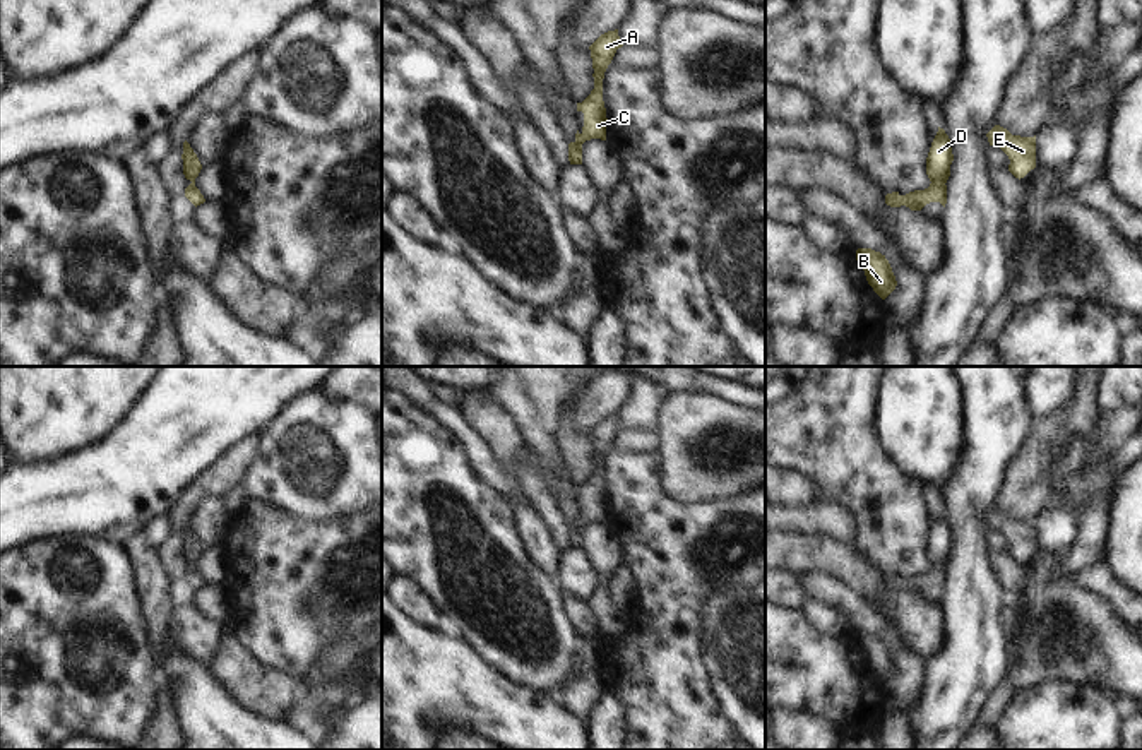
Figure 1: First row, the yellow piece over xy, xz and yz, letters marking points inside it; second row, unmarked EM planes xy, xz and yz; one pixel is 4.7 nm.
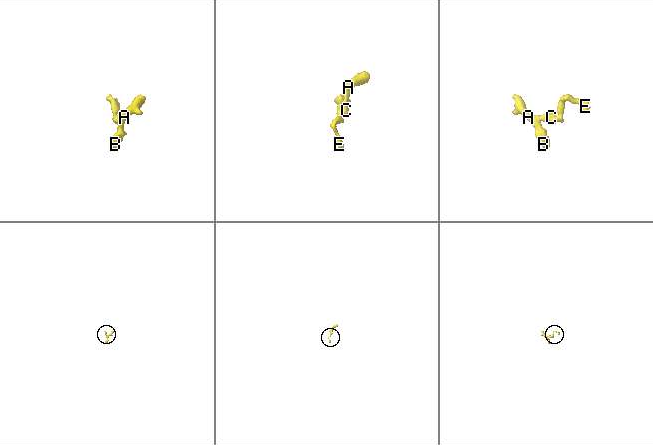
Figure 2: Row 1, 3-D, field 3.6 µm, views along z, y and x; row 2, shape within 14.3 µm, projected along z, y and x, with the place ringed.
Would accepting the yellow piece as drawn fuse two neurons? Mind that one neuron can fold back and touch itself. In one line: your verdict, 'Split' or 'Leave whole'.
Leave whole

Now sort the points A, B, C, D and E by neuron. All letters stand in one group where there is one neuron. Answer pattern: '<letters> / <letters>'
A B C D E

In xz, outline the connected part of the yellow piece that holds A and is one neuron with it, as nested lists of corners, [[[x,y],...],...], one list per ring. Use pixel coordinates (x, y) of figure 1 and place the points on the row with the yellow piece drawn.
[[[618,29],[601,34],[591,46],[594,68],[594,89],[577,103],[577,111],[584,113],[584,127],[575,134],[575,140],[568,144],[570,164],[582,164],[582,144],[591,139],[606,140],[606,108],[603,101],[603,79],[618,48],[622,48]]]

